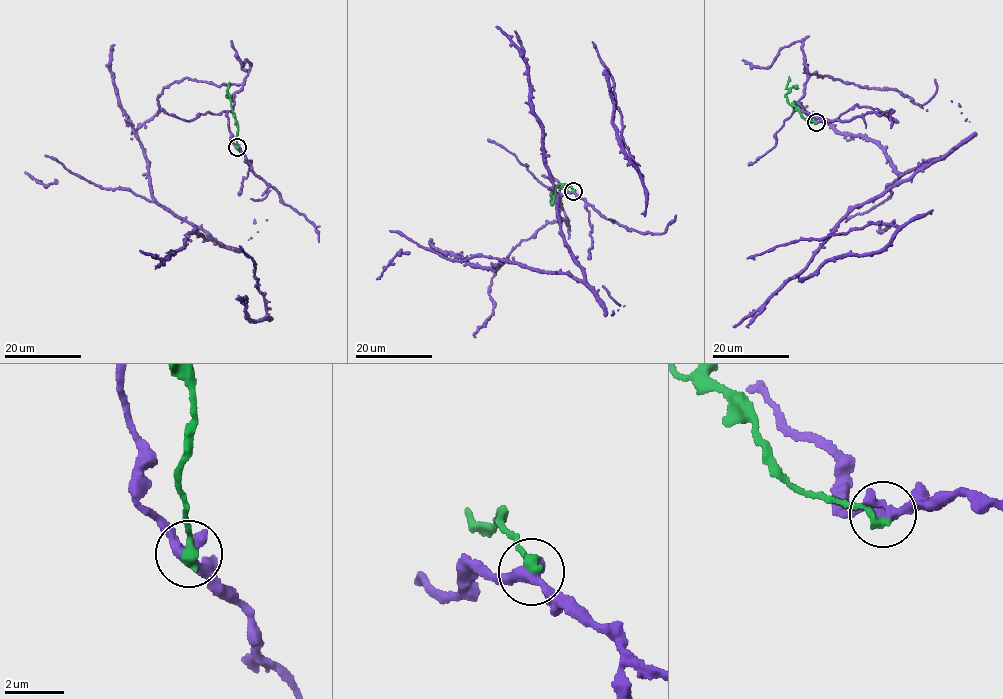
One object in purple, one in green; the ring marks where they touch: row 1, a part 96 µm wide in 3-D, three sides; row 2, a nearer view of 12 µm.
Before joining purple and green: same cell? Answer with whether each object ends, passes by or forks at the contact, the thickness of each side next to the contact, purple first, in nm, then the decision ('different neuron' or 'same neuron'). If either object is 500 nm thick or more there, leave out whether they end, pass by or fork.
purple passes by; green ends; calibres 360 and 360 nm; different neuron

